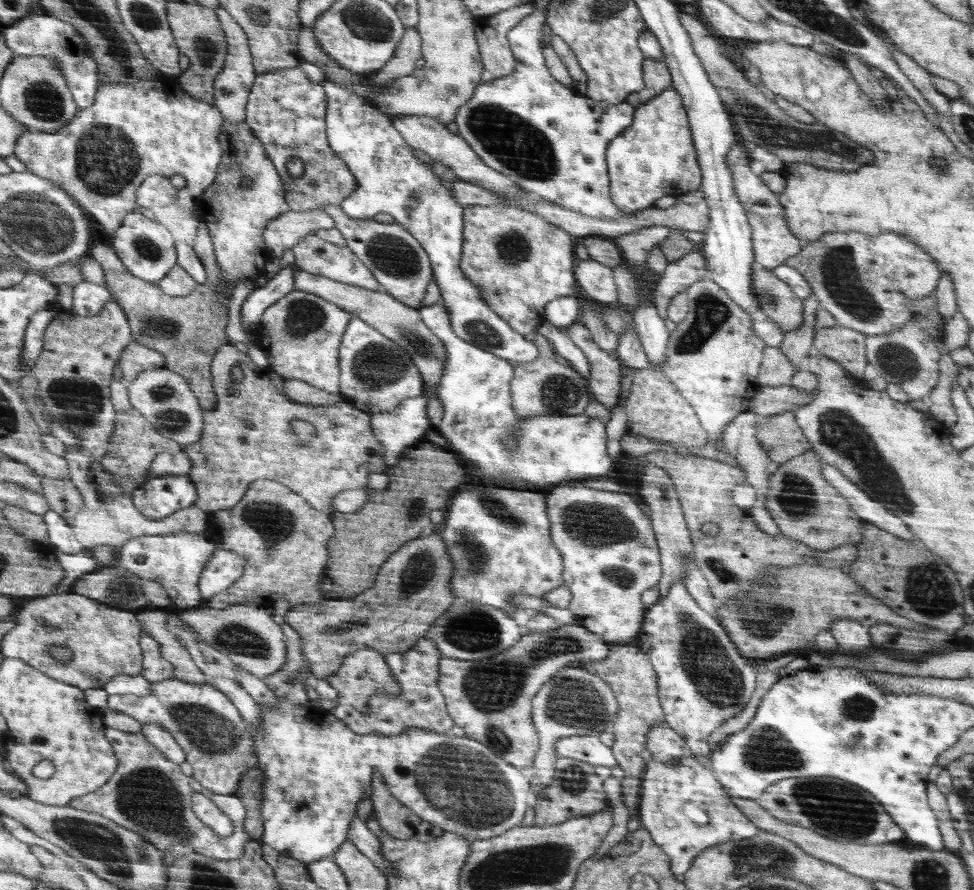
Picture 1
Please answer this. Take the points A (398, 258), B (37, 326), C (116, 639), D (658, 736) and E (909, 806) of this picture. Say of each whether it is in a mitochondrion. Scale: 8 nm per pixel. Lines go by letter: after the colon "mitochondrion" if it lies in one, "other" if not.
A: mitochondrion
B: other
C: other
D: other
E: other

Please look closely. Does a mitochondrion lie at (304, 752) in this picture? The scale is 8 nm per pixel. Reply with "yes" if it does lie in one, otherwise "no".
no

